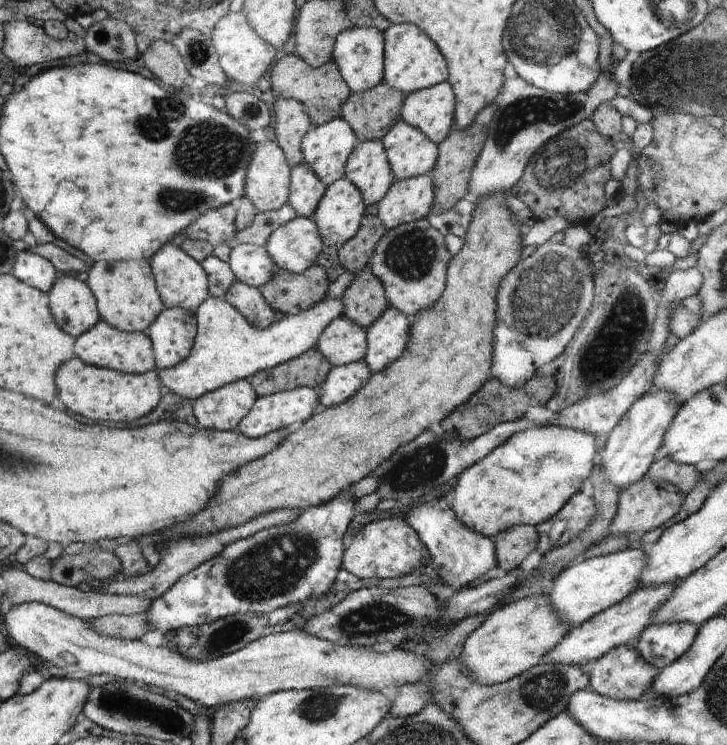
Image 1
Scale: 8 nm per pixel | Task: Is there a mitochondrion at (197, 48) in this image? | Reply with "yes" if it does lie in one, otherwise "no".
yes

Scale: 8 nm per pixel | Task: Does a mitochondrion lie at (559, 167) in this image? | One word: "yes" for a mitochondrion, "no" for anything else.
yes

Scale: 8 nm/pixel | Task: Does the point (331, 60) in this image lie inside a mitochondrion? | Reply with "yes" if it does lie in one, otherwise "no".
no

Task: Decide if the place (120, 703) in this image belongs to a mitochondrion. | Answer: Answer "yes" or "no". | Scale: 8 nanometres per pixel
yes

